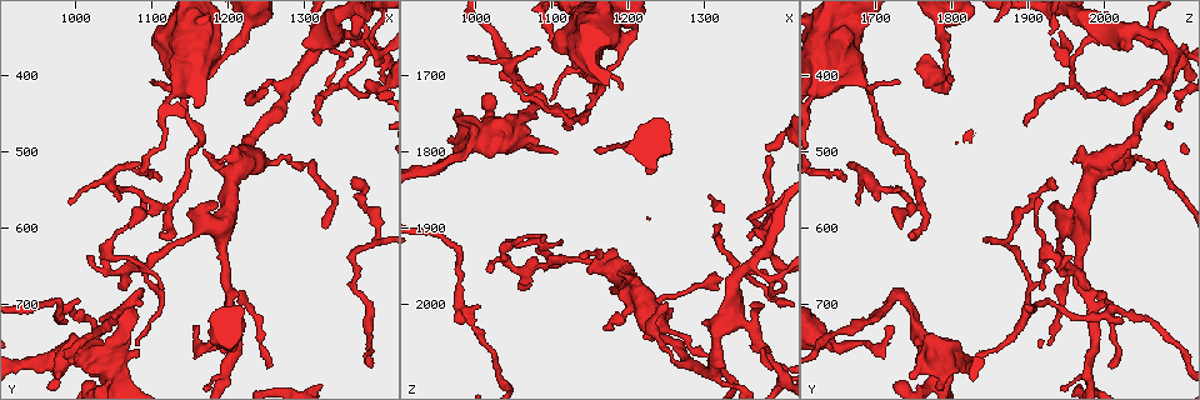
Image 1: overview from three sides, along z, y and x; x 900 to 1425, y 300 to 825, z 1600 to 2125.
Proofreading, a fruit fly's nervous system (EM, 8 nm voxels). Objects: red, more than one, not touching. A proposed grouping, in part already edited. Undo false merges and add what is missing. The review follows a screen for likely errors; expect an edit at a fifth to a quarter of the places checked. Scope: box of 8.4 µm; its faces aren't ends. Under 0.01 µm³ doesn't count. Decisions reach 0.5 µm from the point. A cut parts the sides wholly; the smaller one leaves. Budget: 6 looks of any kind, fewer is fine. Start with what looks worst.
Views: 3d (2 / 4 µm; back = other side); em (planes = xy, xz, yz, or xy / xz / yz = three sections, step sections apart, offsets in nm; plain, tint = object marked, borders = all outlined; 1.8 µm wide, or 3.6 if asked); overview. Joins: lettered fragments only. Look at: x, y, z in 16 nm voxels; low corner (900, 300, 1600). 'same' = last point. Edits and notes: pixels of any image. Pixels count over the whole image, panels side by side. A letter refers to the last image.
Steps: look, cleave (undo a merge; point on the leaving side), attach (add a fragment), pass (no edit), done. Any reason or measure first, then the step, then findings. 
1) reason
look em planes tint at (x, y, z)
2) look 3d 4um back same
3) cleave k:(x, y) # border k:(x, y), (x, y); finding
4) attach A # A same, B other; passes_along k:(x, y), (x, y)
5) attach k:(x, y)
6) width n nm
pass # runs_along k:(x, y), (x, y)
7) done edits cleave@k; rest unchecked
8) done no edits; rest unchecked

branch stops here
look em xz step 16 tint at (1385, 405, 1795)

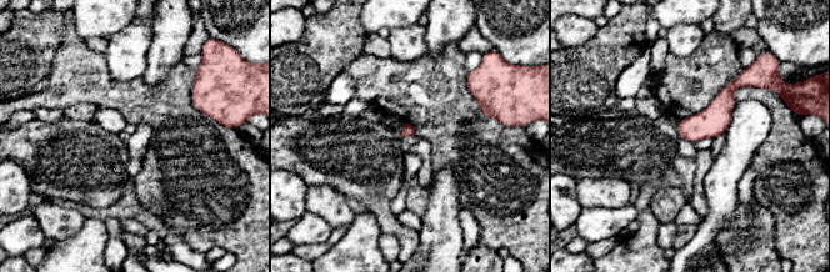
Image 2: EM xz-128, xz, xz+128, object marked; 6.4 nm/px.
another direction
look em planes borders same

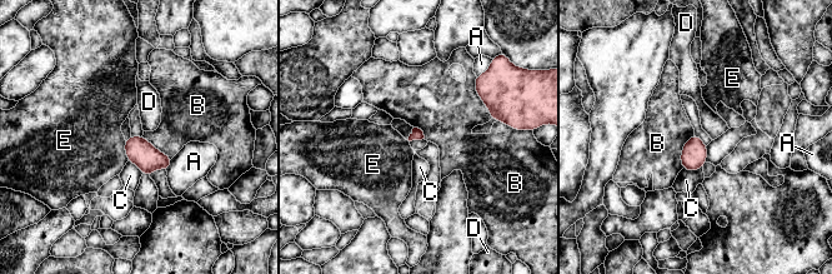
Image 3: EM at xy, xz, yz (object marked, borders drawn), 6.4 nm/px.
pass # A other, B other, C other, D other, E other; border 3:(693, 134), (683, 145), (681, 168); no lettered fragment goes on from it

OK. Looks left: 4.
look 3d 4um at (1040, 635, 1920)

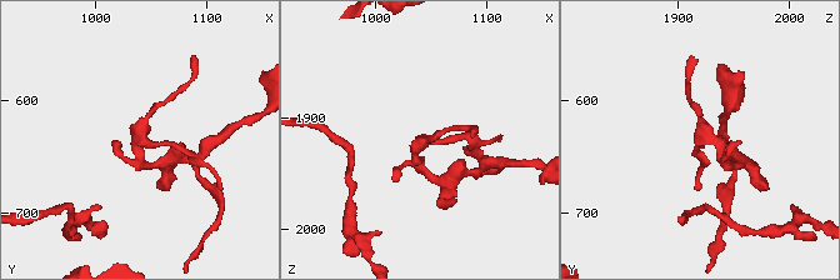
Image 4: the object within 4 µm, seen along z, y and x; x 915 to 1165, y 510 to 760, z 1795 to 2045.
need the tissue
look em planes borders at (1040, 632, 1920)

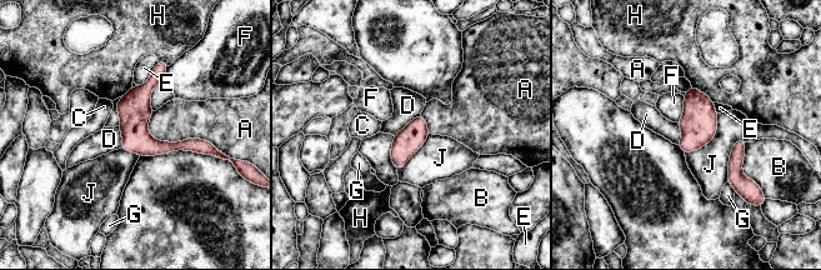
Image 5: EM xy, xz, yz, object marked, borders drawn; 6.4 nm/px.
longest_contact A 480 nm
pass # A other, B other, C other, D other, E other, F other, G other, H other, J other; border 5:(420, 114), (412, 118), (394, 136); continuous, no second cell

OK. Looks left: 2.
done no edits; rest unchecked

